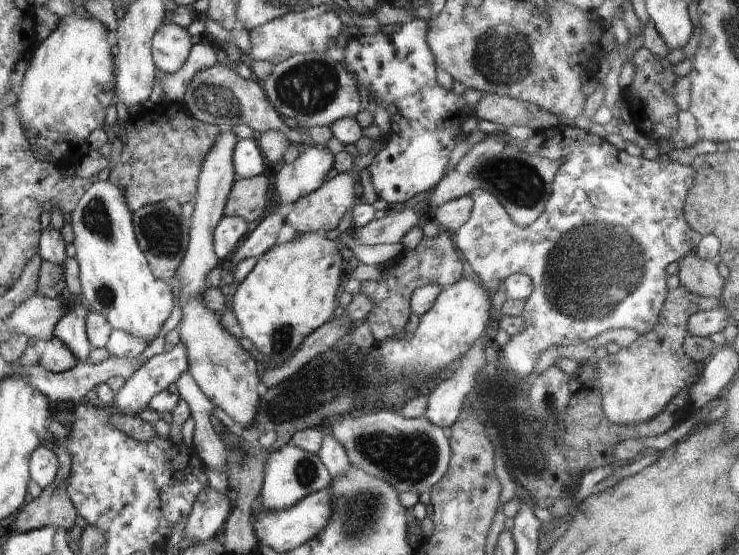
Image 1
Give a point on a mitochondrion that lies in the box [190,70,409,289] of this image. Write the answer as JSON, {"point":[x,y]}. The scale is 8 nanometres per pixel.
{"point":[216,97]}

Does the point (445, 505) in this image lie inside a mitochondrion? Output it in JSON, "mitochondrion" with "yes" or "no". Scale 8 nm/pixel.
{"mitochondrion":"no"}

